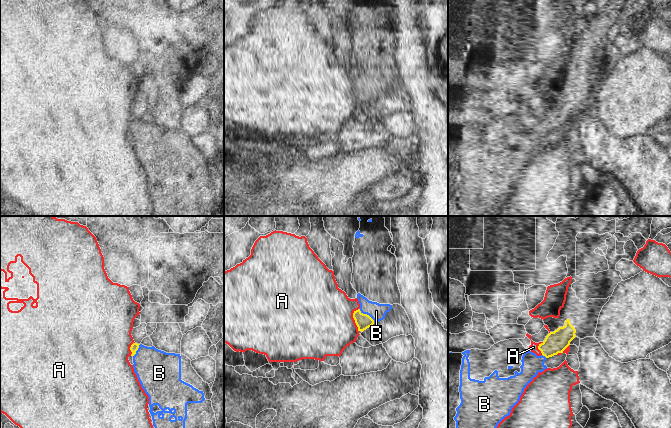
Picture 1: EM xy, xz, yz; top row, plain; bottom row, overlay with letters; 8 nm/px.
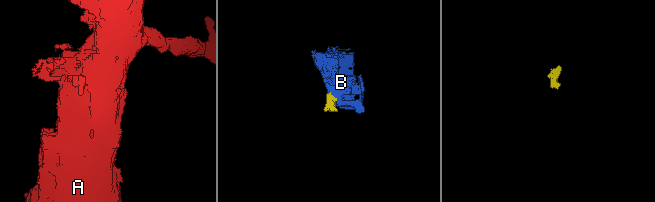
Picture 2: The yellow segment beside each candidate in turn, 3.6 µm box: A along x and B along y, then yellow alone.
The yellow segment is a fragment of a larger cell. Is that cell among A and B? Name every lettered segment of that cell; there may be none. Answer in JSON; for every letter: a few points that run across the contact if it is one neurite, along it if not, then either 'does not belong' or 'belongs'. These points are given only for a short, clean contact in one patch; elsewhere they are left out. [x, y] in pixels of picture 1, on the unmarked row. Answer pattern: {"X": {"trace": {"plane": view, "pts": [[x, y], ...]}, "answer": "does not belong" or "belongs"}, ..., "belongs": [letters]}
{"A": {"trace": {"plane": "xz", "pts": [[358, 84], [353, 89], [353, 95], [358, 107]]}, "answer": "does not belong"}, "B": {"trace": {"plane": "xz", "pts": [[363, 97], [366, 90], [376, 87]]}, "answer": "belongs"}, "belongs": ["B"]}

